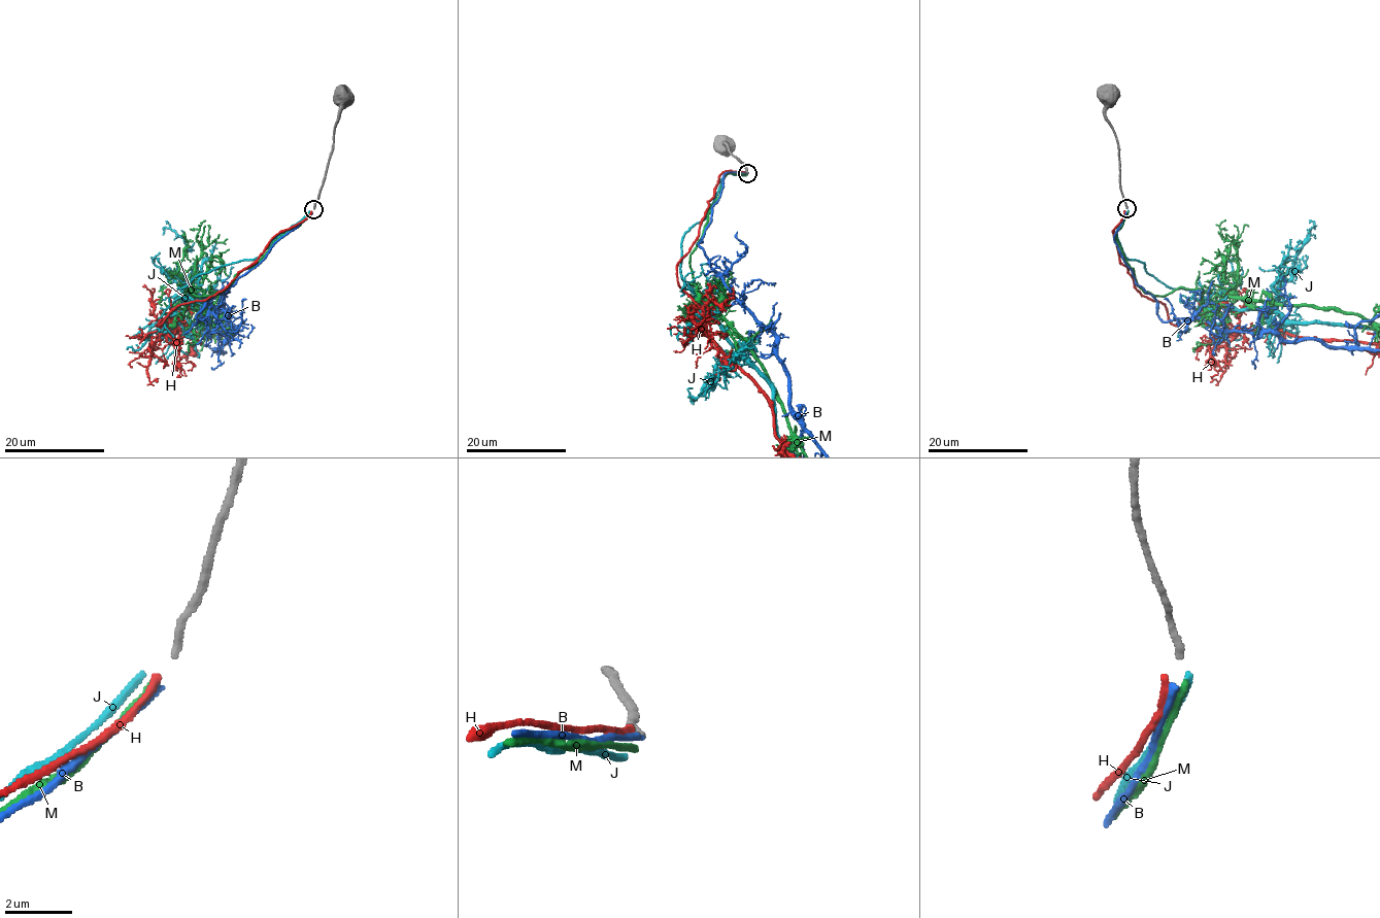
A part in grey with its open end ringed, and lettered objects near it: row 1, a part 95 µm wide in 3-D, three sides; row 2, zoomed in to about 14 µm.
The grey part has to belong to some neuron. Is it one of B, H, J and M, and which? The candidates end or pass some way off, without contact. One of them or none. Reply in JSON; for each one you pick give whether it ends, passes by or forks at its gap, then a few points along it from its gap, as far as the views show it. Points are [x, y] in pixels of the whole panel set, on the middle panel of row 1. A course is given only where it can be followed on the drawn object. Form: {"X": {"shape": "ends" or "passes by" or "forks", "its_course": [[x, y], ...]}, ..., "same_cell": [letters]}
{"same_cell": []}

